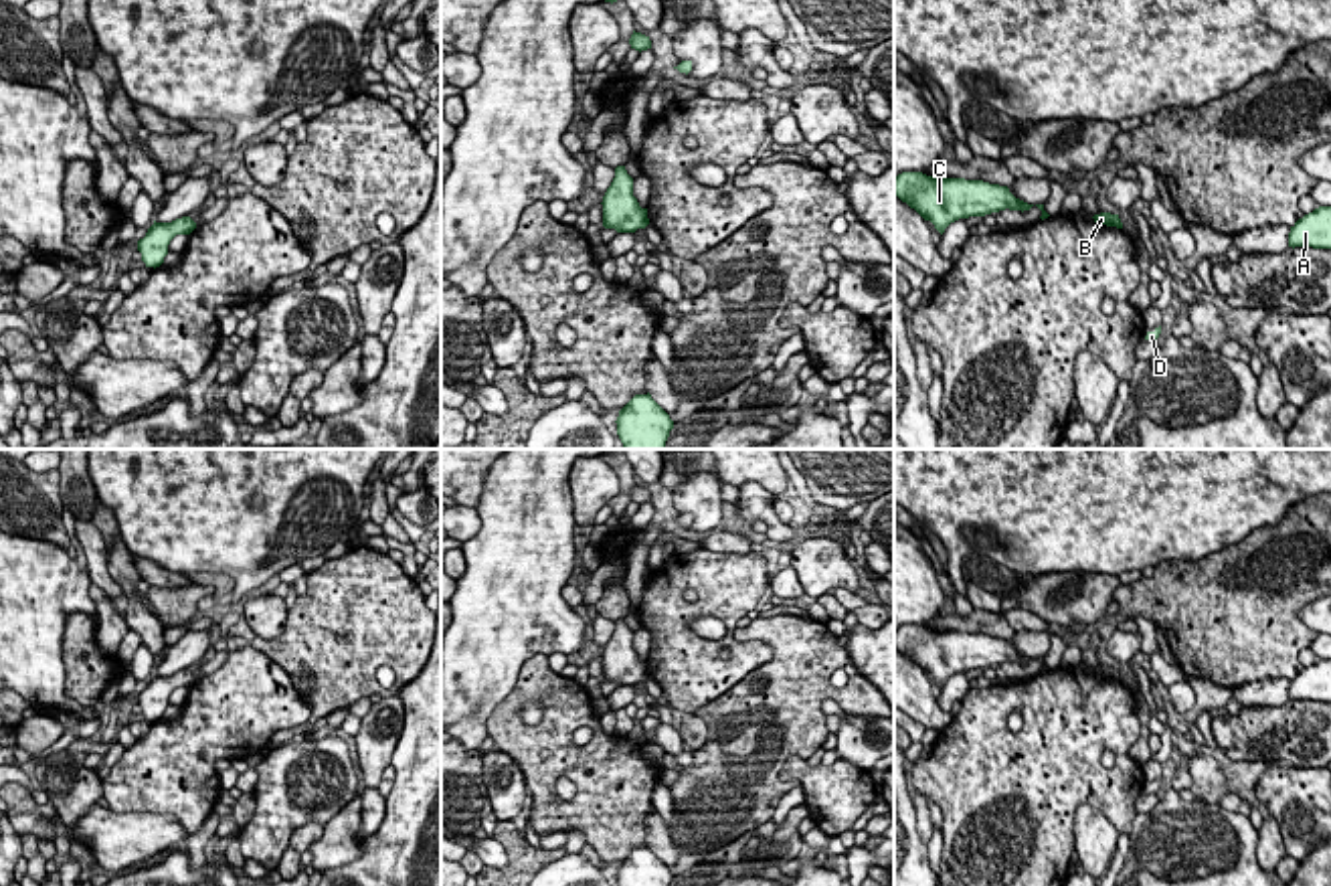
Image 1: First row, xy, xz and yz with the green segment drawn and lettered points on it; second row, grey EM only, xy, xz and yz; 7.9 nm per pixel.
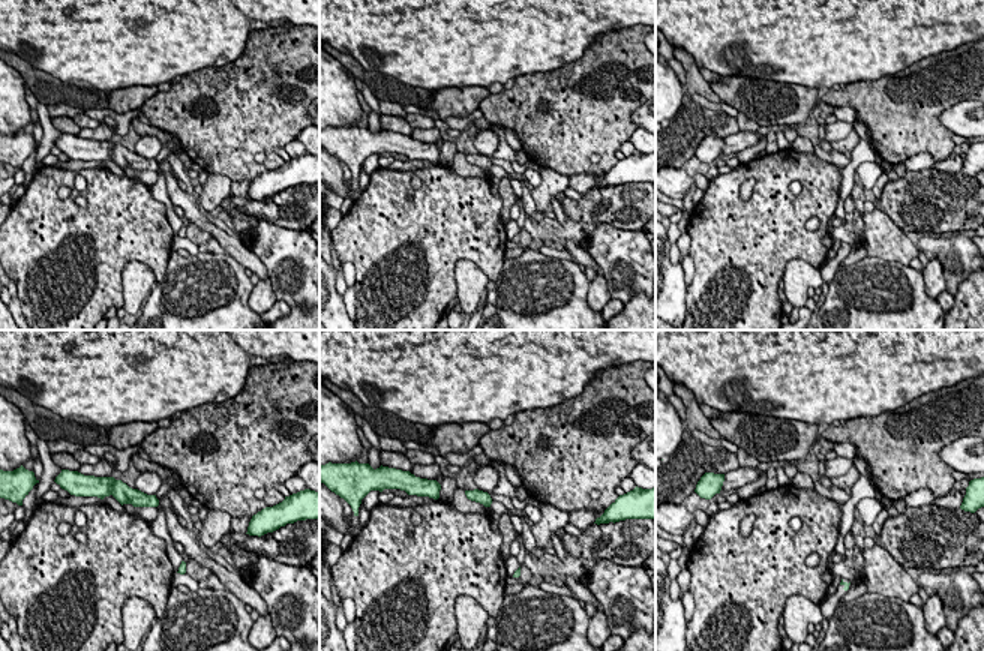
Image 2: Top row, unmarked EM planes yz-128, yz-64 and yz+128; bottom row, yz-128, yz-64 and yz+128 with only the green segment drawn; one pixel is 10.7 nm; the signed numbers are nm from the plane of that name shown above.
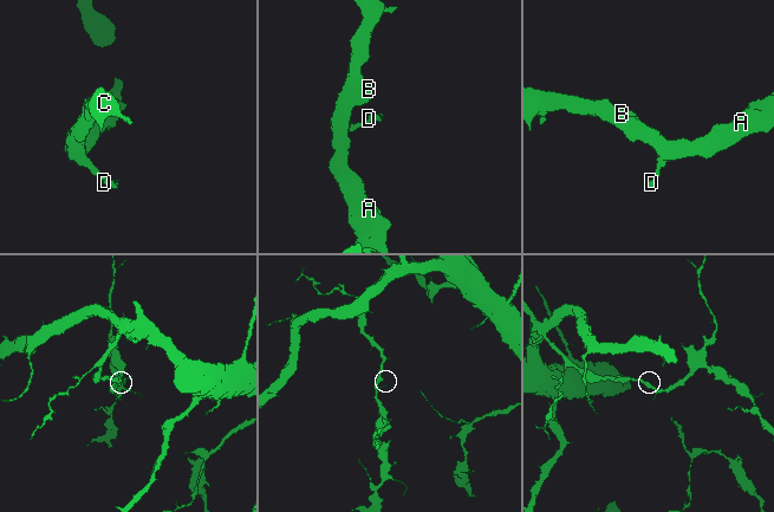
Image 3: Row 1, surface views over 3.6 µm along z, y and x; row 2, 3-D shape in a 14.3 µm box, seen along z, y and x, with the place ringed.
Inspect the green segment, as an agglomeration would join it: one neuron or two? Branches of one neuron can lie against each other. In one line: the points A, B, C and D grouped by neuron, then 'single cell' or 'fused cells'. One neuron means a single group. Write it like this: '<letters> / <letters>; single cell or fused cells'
A B C D; single cell

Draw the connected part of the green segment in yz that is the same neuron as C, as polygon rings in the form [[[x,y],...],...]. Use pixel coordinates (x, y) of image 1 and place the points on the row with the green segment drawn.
[[[902,172],[894,178],[894,196],[930,220],[943,235],[945,229],[969,216],[985,216],[999,210],[1030,210],[1007,186],[965,178],[933,178],[922,172]]]

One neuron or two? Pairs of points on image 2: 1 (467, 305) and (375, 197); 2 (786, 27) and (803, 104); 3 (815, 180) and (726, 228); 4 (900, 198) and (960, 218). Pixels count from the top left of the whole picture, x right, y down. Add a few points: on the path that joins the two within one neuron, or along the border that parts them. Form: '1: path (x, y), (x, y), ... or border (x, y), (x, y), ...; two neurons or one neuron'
1: border (470, 258), (461, 258), (456, 263), (456, 299); two neurons
2: border (764, 78), (798, 83), (816, 89); two neurons
3: path (797, 204), (765, 228), (750, 228); one neuron
4: path (915, 206), (927, 207), (935, 215), (945, 215); one neuron

